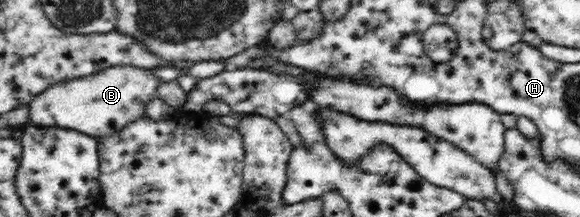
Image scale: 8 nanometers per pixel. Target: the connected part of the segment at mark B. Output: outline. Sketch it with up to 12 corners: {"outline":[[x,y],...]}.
{"outline":[[109,66],[49,85],[32,124],[106,138],[145,114],[154,70]]}

